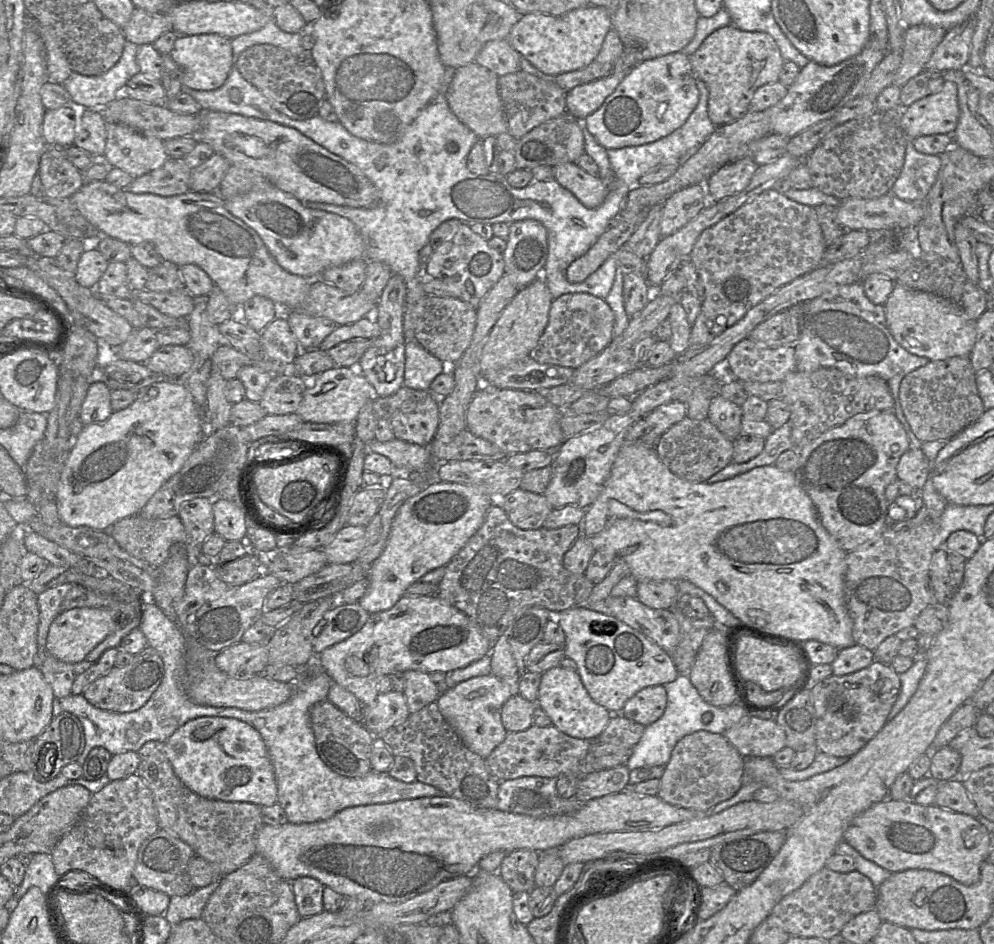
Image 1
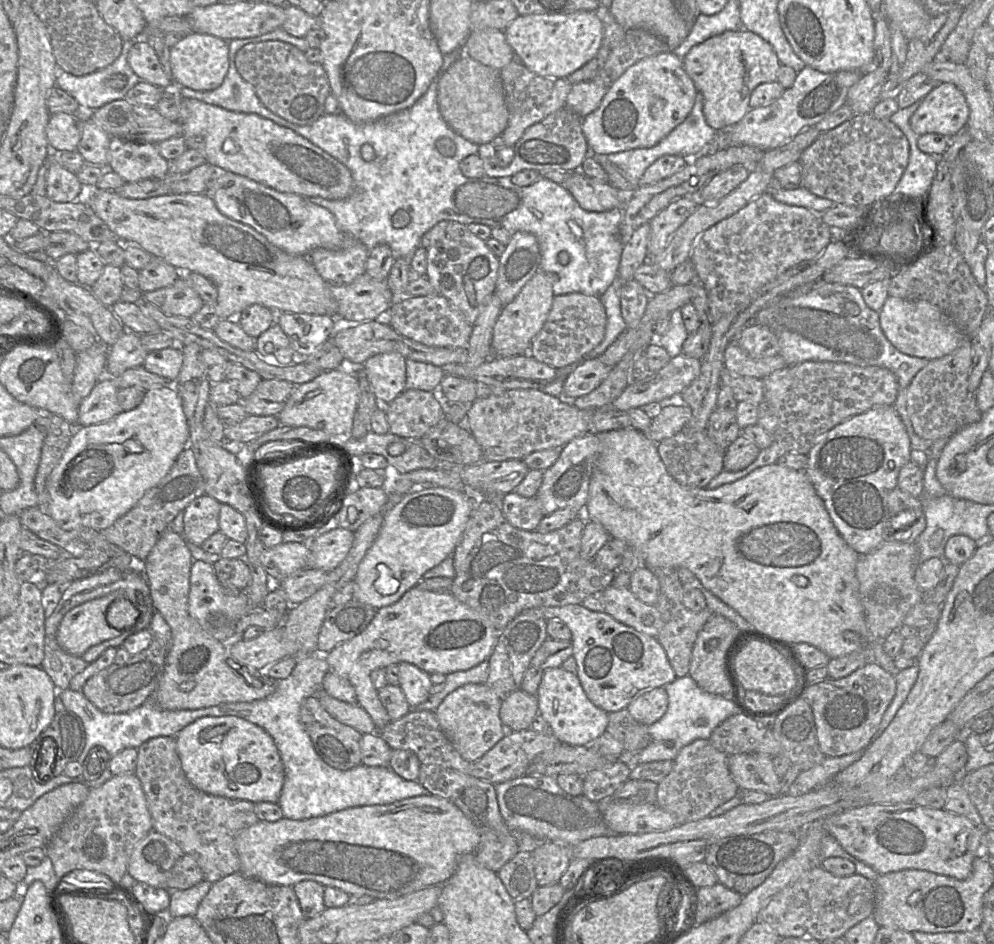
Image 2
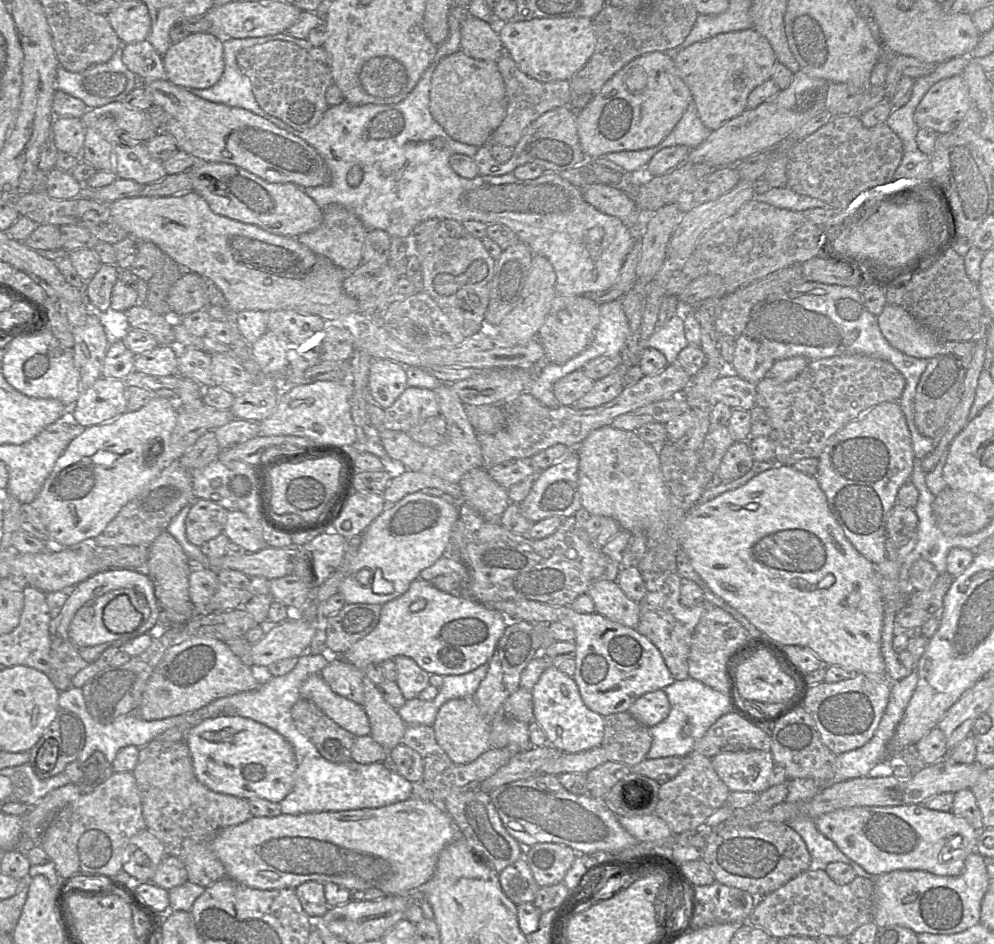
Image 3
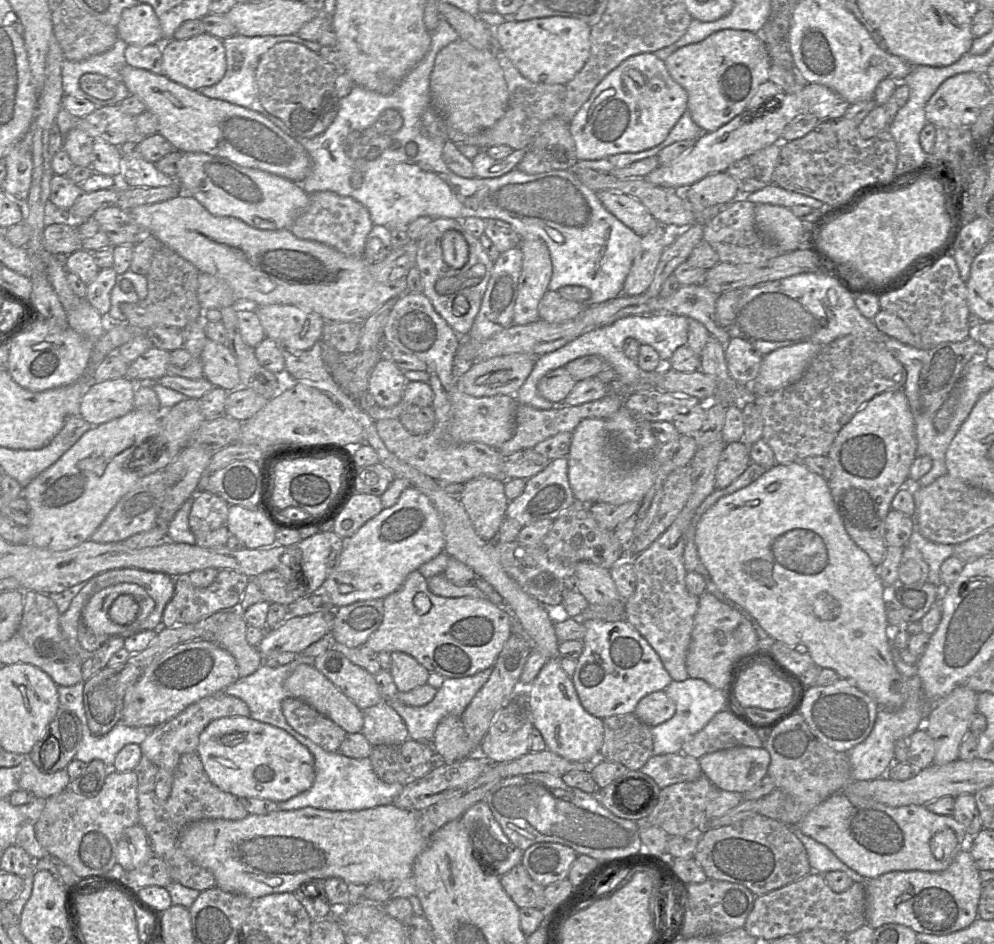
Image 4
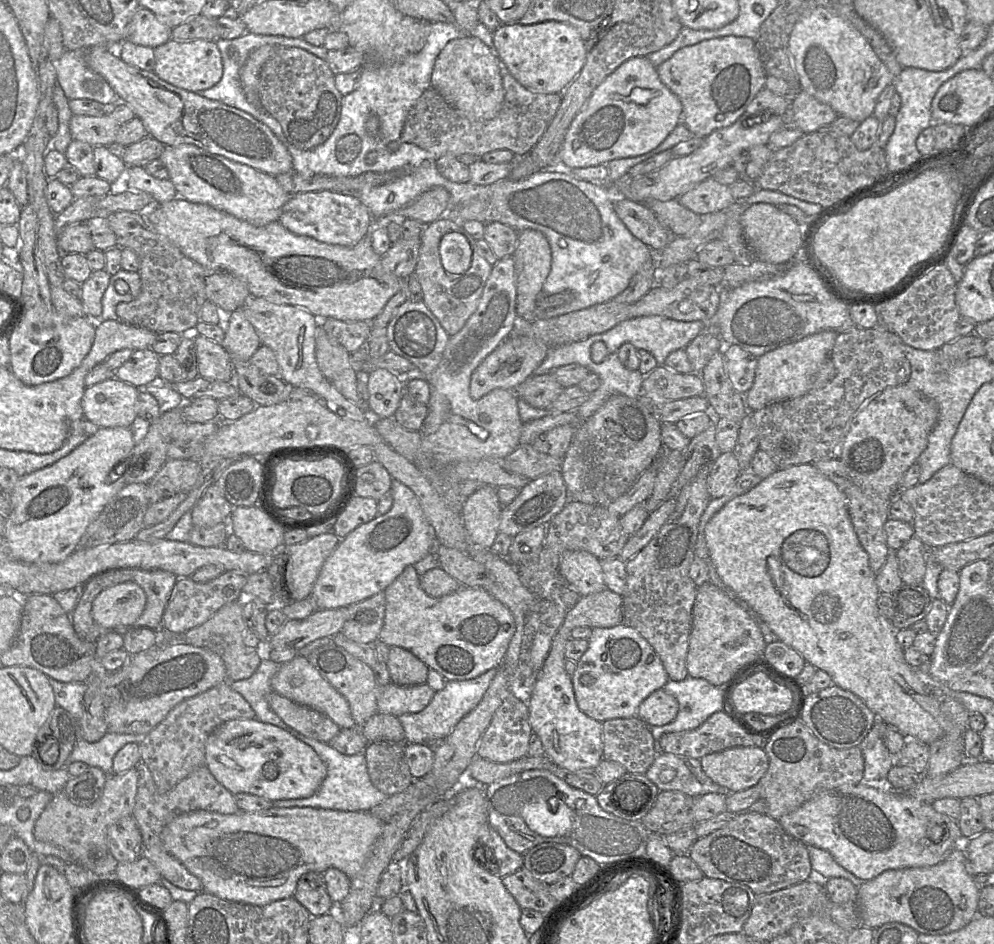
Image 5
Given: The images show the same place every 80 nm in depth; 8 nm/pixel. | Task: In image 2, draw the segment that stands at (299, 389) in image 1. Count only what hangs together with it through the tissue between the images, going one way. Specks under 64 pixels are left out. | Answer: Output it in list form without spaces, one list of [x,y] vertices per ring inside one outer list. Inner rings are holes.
[[[263,379],[254,392],[241,402],[249,415],[277,416],[284,408],[295,384],[278,379]]]

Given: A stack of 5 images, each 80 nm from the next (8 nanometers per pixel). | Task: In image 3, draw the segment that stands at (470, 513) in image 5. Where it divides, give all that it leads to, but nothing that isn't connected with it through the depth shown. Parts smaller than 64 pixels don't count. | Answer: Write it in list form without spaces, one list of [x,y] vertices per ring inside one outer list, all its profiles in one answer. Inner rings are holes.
[[[476,468],[467,472],[459,481],[462,500],[474,508],[485,520],[500,523],[500,518],[511,503],[507,490],[497,484],[485,468]]]

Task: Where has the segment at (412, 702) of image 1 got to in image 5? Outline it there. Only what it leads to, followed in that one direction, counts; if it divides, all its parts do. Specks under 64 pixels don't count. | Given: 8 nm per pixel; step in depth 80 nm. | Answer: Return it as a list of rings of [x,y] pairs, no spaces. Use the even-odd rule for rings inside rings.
[[[392,646],[386,662],[391,682],[400,686],[424,684],[427,681],[429,668],[410,651]]]

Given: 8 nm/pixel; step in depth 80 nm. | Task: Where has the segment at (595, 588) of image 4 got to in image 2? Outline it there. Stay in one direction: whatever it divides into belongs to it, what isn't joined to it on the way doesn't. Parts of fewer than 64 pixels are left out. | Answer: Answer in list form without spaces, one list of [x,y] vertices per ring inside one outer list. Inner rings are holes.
[[[609,586],[598,596],[605,613],[638,632],[656,638],[664,625],[655,606],[640,601],[629,588]]]

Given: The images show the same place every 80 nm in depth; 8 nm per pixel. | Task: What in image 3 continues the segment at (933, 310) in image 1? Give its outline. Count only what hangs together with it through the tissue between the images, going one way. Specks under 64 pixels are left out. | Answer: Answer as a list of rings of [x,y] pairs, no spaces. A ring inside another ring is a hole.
[[[886,304],[877,322],[892,347],[916,358],[931,359],[940,353],[944,342],[949,342],[921,325],[899,305]]]

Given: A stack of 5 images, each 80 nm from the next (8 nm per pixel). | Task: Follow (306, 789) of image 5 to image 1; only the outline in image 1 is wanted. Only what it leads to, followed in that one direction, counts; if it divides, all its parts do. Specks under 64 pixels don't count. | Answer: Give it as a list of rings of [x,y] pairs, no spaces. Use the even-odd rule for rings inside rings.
[[[229,717],[195,718],[178,728],[165,746],[175,774],[197,795],[261,807],[277,803],[273,764],[260,733],[250,724]]]

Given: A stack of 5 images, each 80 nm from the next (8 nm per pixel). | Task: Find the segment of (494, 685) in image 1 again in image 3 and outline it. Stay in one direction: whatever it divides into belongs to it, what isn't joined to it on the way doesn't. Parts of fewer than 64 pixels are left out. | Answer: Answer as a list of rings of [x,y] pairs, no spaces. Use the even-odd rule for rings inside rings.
[[[473,697],[452,699],[444,703],[432,726],[438,744],[454,764],[471,763],[490,748],[490,723],[482,715]]]

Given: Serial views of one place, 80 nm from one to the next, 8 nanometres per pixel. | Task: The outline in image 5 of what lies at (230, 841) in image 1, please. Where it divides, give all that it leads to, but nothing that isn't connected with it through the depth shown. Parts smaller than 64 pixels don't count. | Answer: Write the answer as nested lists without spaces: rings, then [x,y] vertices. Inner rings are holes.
[[[139,762],[136,769],[138,788],[132,816],[142,835],[141,857],[148,859],[158,869],[161,877],[175,886],[185,890],[201,892],[202,883],[200,879],[189,872],[179,860],[165,849],[162,832],[170,821],[189,812],[204,810],[220,814],[235,814],[241,811],[234,799],[234,794],[215,779],[206,765],[195,769],[165,794],[158,792],[152,773],[145,763]]]

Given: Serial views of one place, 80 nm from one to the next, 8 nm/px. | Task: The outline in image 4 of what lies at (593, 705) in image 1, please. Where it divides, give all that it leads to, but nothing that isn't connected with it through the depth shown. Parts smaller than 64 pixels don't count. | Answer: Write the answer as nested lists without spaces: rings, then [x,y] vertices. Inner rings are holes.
[[[560,658],[547,660],[535,680],[528,687],[528,711],[533,726],[541,733],[546,748],[564,759],[577,763],[593,763],[599,758],[603,744],[603,720],[587,712],[582,706],[572,678],[562,669]]]

